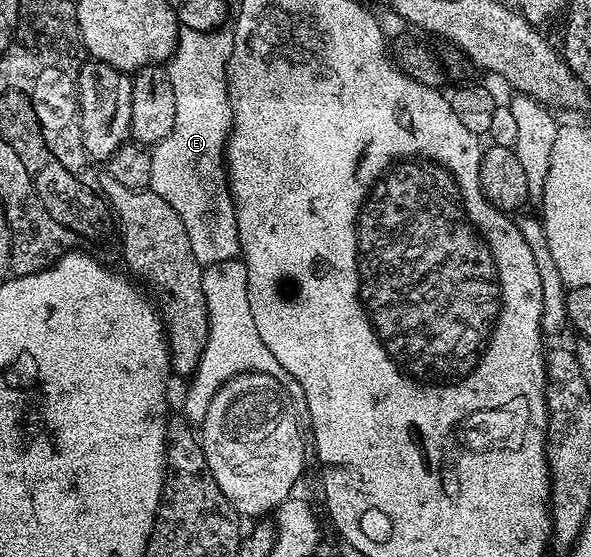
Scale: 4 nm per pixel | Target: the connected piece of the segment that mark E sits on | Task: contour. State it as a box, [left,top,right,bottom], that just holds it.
[149,31,241,266]

